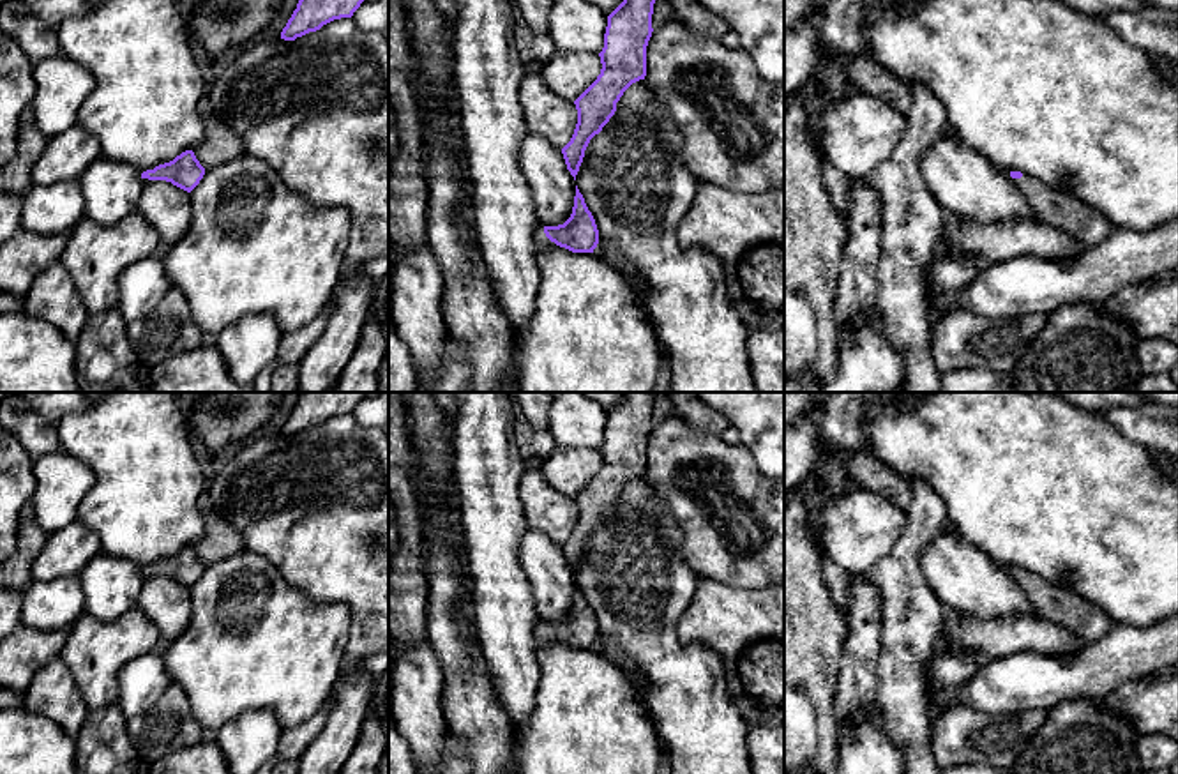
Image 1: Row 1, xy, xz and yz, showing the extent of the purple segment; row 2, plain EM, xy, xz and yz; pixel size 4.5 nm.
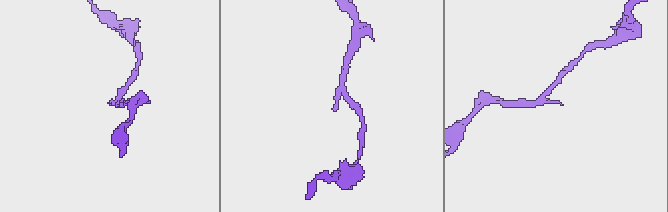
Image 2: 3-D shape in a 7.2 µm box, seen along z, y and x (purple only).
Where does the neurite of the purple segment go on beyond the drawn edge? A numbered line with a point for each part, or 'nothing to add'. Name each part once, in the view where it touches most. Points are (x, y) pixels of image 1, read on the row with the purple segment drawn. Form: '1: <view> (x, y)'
1: xz (543, 242)

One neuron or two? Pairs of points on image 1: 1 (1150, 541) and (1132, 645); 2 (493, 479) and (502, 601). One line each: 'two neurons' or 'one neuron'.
1: two neurons
2: one neuron

